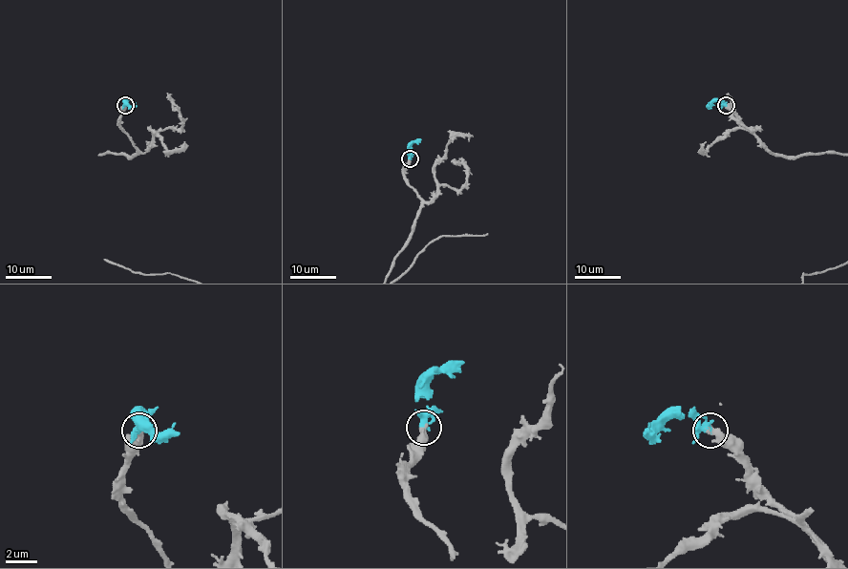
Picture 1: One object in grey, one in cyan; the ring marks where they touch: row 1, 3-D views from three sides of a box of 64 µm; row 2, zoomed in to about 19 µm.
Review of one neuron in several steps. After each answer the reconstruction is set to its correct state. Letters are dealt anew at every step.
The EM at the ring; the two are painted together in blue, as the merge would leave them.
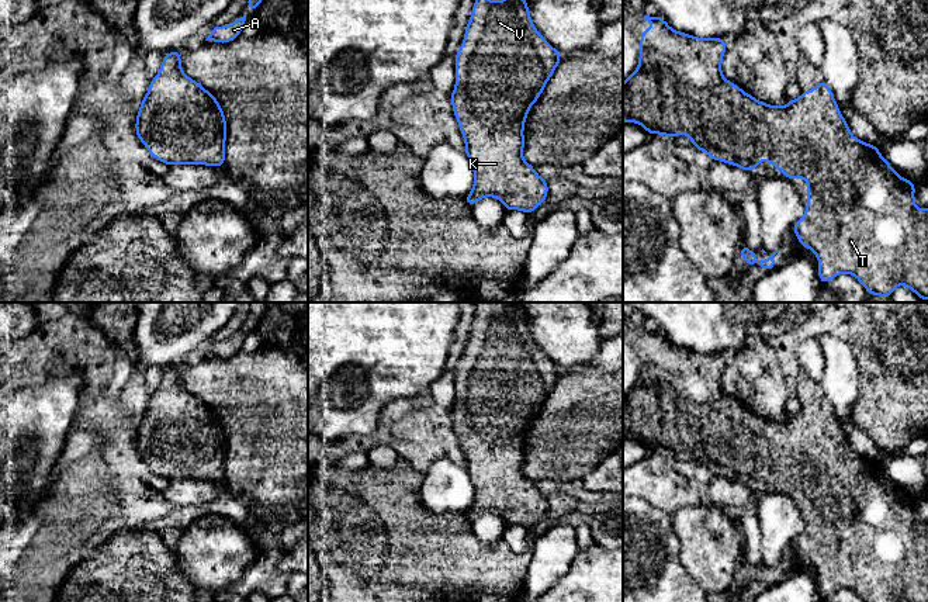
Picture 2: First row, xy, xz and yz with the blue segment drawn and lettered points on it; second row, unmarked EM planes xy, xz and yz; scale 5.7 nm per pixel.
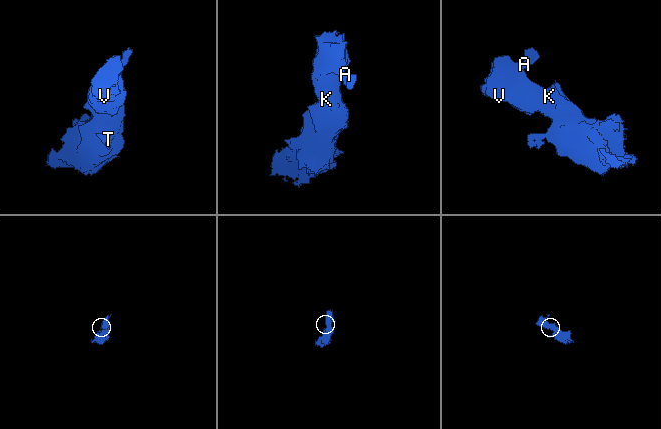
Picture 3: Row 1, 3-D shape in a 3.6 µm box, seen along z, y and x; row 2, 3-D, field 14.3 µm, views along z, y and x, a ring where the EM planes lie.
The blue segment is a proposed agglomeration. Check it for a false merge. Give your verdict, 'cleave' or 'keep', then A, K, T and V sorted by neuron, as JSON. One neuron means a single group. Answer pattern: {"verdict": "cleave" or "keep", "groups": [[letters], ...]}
{"verdict": "keep", "groups": [["A", "K", "T", "V"]]}

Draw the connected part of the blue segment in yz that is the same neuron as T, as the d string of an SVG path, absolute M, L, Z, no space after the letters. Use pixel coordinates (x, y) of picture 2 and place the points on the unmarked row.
M644 331L643 335L655 342L641 347L638 381L623 398L624 437L637 437L652 450L675 453L683 449L711 475L734 480L745 487L755 485L758 477L772 477L776 485L785 487L785 494L806 494L806 529L792 546L800 561L816 568L821 599L848 588L863 602L928 602L928 525L918 525L915 520L915 498L901 494L882 473L879 461L851 449L825 397L816 397L814 405L803 406L785 422L766 419L723 391L721 377L727 364L724 353L692 352L672 345L661 332Z

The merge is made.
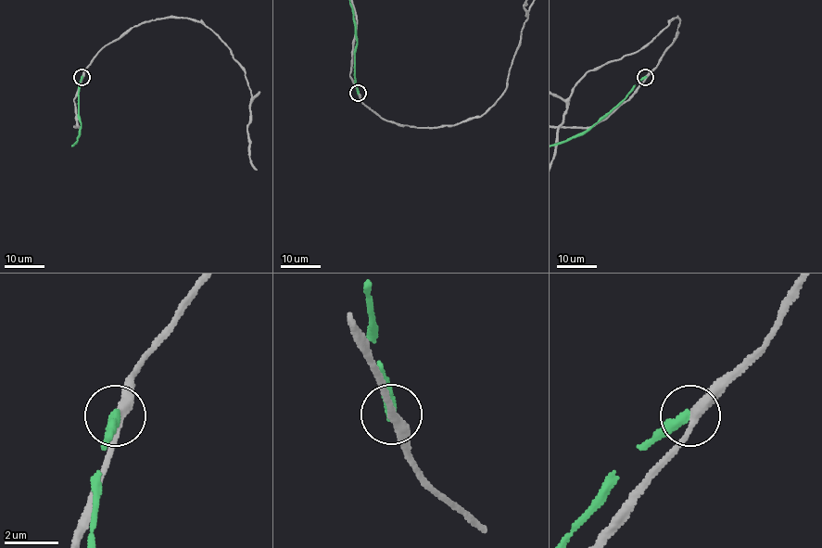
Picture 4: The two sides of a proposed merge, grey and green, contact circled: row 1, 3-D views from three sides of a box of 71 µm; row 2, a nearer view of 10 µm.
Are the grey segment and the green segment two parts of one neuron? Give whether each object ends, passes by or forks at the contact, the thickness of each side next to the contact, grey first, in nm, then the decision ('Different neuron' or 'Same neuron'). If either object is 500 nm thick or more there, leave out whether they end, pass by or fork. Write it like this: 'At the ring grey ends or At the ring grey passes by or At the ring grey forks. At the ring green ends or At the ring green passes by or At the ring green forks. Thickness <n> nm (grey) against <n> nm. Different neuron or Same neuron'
At the ring grey passes by. At the ring green ends. Thickness 320 nm (grey) against 380 nm. Different neuron

